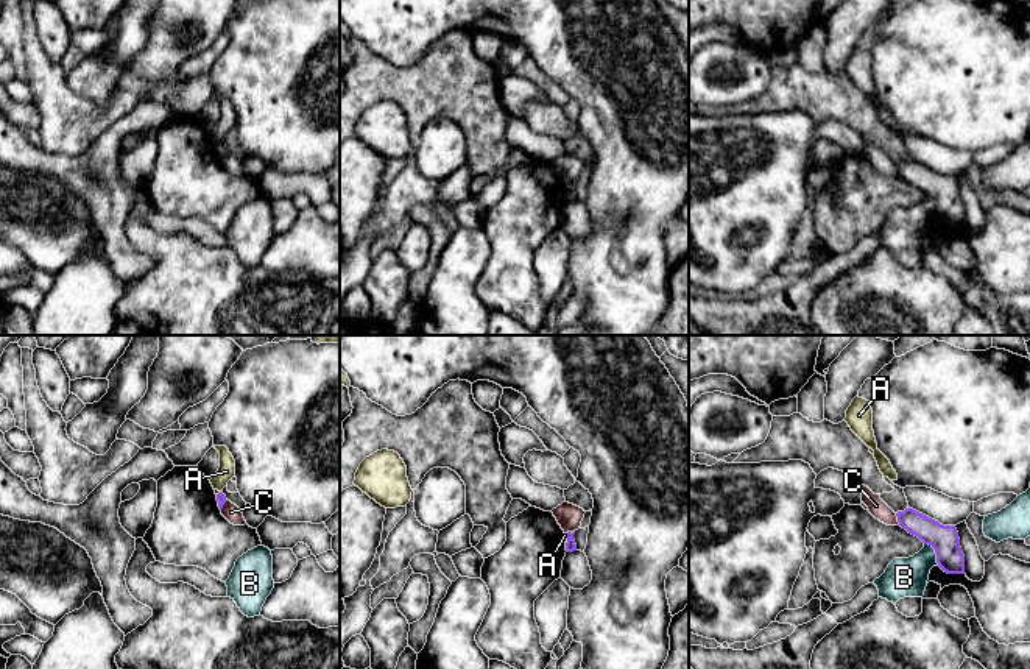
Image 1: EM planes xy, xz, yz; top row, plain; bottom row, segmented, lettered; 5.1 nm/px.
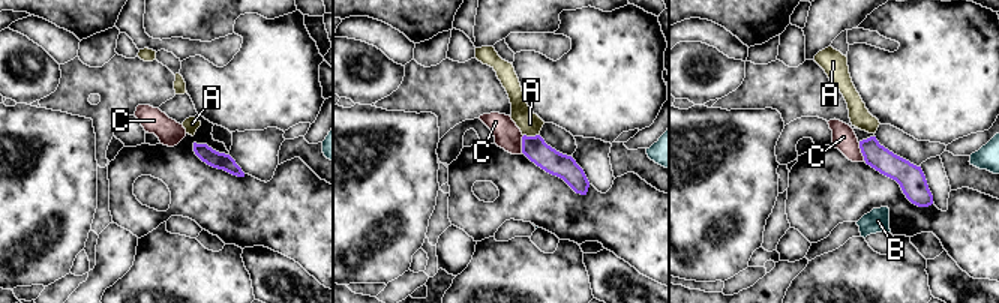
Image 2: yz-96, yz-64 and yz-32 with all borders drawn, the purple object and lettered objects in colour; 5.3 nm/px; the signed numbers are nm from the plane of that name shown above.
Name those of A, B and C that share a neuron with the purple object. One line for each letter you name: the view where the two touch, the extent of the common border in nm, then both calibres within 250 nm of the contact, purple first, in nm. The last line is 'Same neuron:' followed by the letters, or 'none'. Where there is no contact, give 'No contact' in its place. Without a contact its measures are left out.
Same neuron: none

